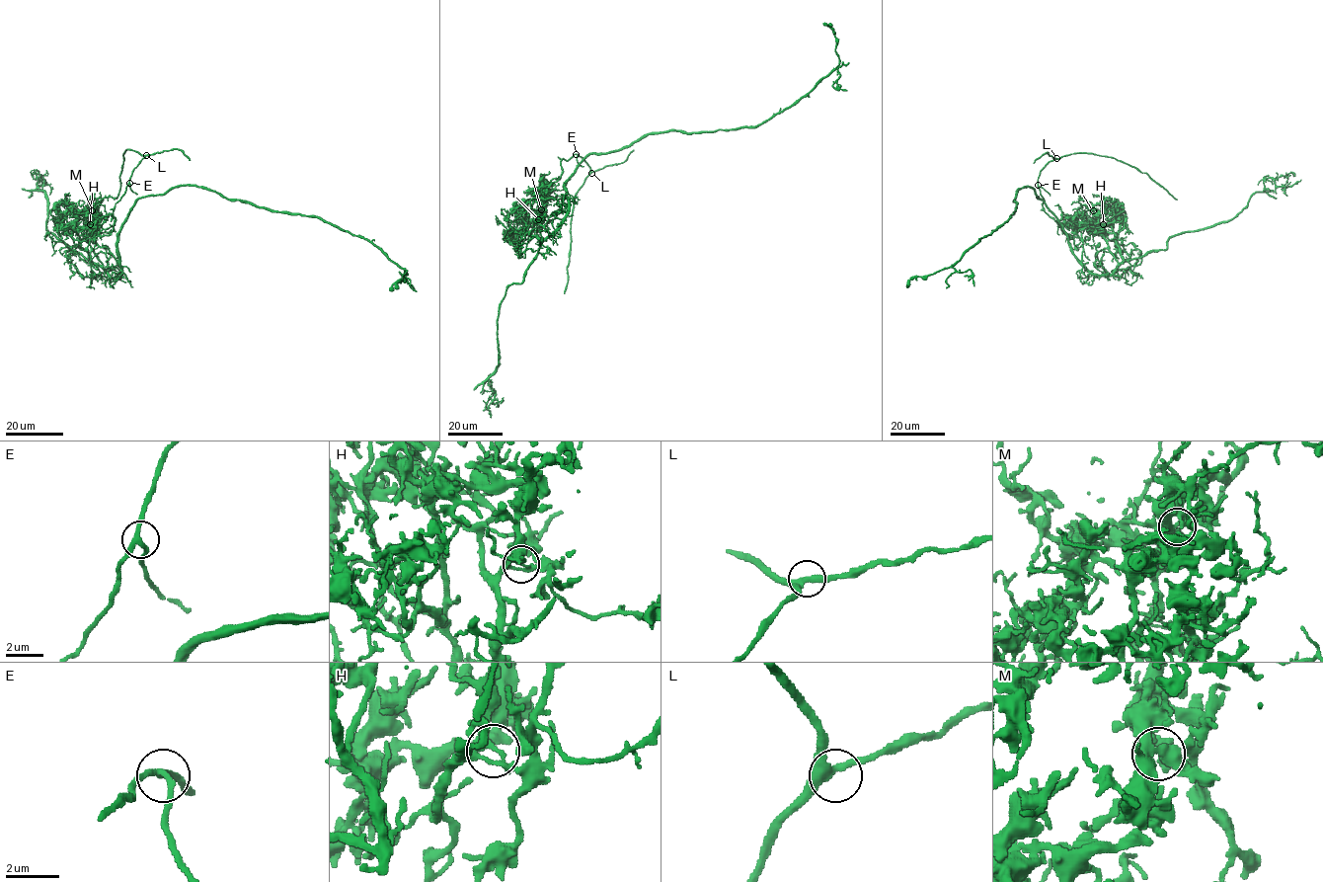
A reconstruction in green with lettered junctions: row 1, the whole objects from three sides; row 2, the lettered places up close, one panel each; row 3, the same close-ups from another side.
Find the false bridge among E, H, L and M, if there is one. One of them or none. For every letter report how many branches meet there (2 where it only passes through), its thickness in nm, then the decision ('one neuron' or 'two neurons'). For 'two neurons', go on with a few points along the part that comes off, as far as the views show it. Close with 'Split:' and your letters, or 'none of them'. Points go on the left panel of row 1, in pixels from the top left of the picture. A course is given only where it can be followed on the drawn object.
E: branches 3; calibre 220 nm; one neuron
H: branches 3; calibre 240 nm; two neurons; course (89, 224), (95, 227), (91, 239), (113, 231), (116, 204), (144, 158), (139, 153), (122, 154), (116, 199)
L: branches 3; calibre 280 nm; one neuron
M: branches 3; calibre 400 nm; one neuron
Split: H

